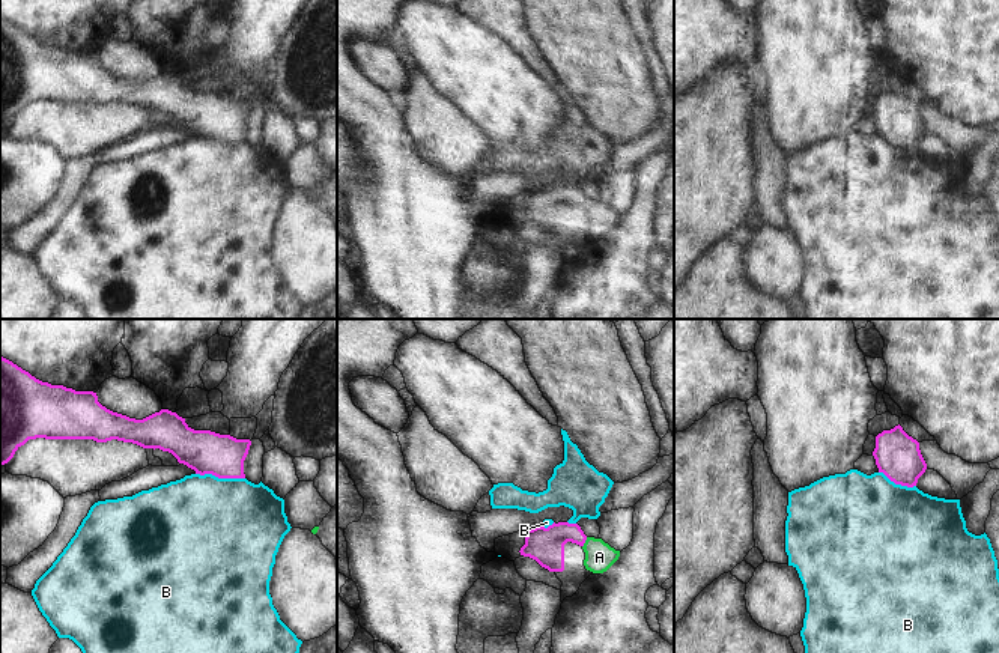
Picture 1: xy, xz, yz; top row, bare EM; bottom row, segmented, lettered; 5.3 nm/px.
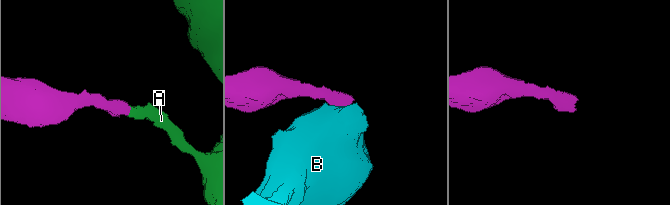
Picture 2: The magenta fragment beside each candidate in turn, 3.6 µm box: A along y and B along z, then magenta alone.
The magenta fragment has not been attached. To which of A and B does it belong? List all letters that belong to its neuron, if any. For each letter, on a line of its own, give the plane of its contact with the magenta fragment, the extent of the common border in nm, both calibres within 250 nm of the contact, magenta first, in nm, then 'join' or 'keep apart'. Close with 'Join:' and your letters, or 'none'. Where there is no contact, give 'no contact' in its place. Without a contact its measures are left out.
A: meets magenta in xz; contact 60 nm long; 190 nm thick on the magenta side, 160 nm on the other; join
B: meets magenta in xy; contact 260 nm long; 240 nm thick on the magenta side, 500 nm on the other; keep apart
Join: A

